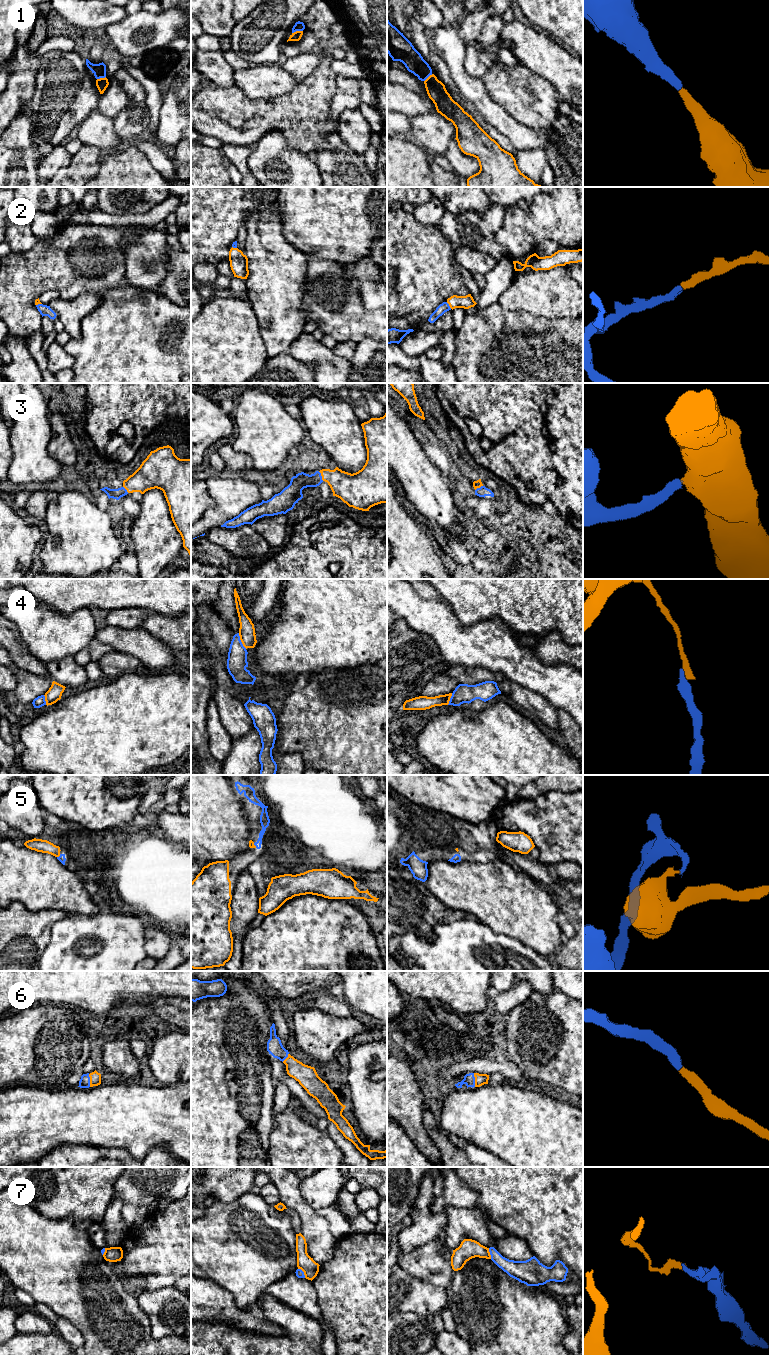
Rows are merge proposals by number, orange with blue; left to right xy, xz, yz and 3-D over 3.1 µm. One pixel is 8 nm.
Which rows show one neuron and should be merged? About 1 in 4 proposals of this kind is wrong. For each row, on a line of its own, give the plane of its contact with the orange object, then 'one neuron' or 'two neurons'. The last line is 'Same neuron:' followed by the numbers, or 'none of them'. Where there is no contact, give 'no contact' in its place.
1: xz | one neuron
2: yz | one neuron
3: xz | one neuron
4: xz | two neurons
5: xy | one neuron
6: yz | one neuron
7: xz | two neurons
Same neuron: 1, 2, 3, 5, 6

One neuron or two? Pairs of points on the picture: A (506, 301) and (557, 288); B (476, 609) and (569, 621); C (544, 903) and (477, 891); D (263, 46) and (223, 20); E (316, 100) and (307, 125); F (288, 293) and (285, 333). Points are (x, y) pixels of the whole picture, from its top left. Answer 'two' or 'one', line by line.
A: one
B: one
C: one
D: two
E: one
F: one

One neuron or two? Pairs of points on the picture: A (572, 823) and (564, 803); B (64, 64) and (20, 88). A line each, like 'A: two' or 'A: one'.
A: one
B: two

